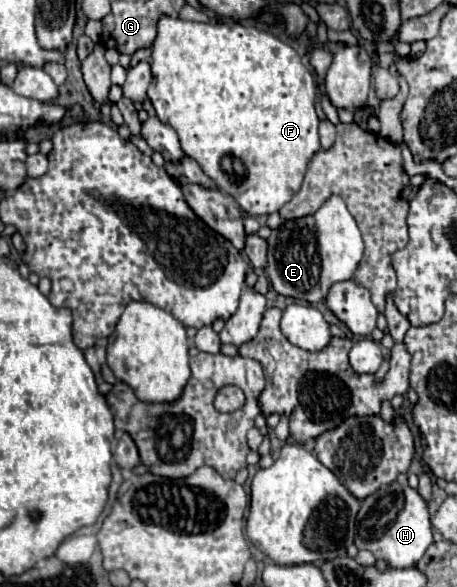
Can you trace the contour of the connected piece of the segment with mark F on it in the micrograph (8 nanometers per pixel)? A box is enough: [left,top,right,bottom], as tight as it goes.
[148,16,320,216]

